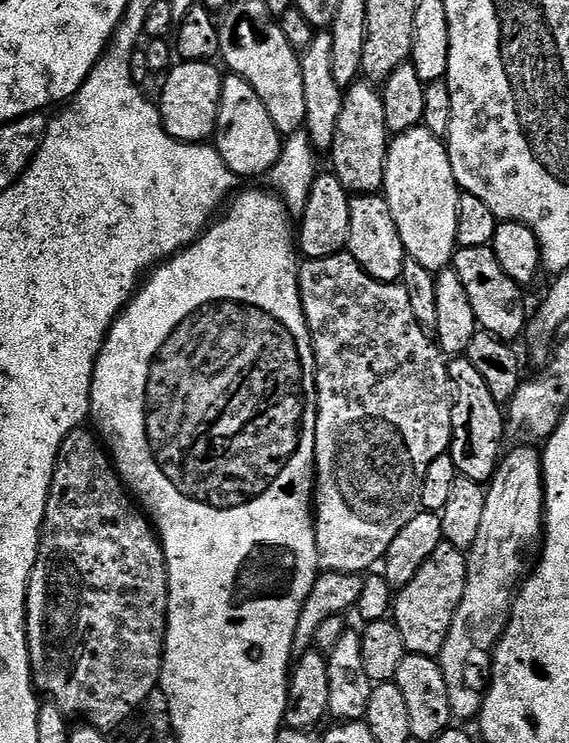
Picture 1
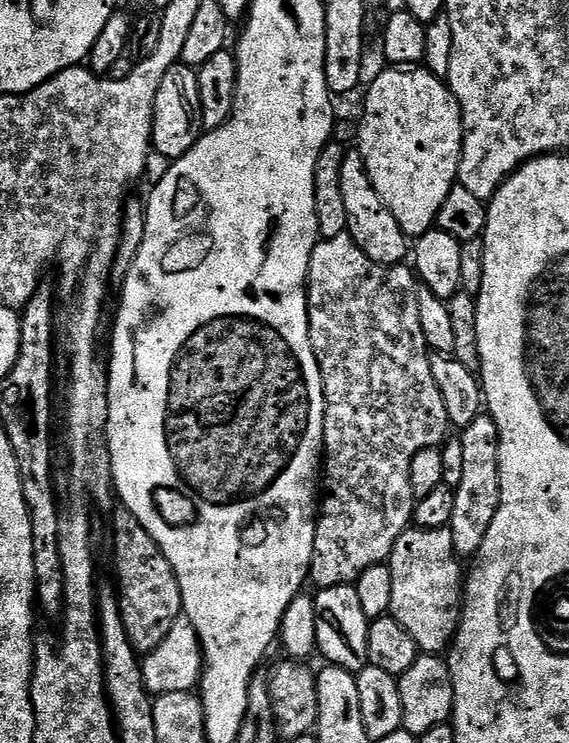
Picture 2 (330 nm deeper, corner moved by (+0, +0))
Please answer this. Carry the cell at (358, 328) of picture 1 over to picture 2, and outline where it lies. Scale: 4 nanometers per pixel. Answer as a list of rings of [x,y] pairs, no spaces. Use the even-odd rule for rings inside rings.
[[[347,234],[330,238],[329,240],[321,239],[312,251],[310,258],[310,266],[308,267],[308,333],[310,334],[310,346],[316,355],[316,361],[320,367],[322,374],[322,382],[324,383],[324,451],[322,453],[322,488],[328,493],[323,493],[322,503],[318,508],[318,519],[316,521],[316,537],[314,538],[314,554],[312,555],[312,570],[310,573],[311,583],[316,583],[317,589],[329,588],[330,586],[338,586],[339,584],[352,584],[366,570],[370,570],[370,566],[385,563],[391,557],[394,550],[394,542],[398,542],[398,538],[403,532],[407,532],[412,524],[412,510],[414,507],[414,497],[410,490],[410,462],[414,462],[414,454],[418,454],[418,450],[426,450],[427,448],[440,448],[441,445],[449,439],[450,425],[448,415],[446,414],[446,402],[442,402],[442,390],[438,390],[438,382],[434,382],[434,374],[430,370],[430,362],[432,356],[426,338],[422,334],[422,321],[418,319],[418,302],[416,301],[416,289],[418,287],[417,277],[414,275],[413,269],[407,263],[403,264],[379,264],[369,258],[363,250],[354,242],[354,238]]]

